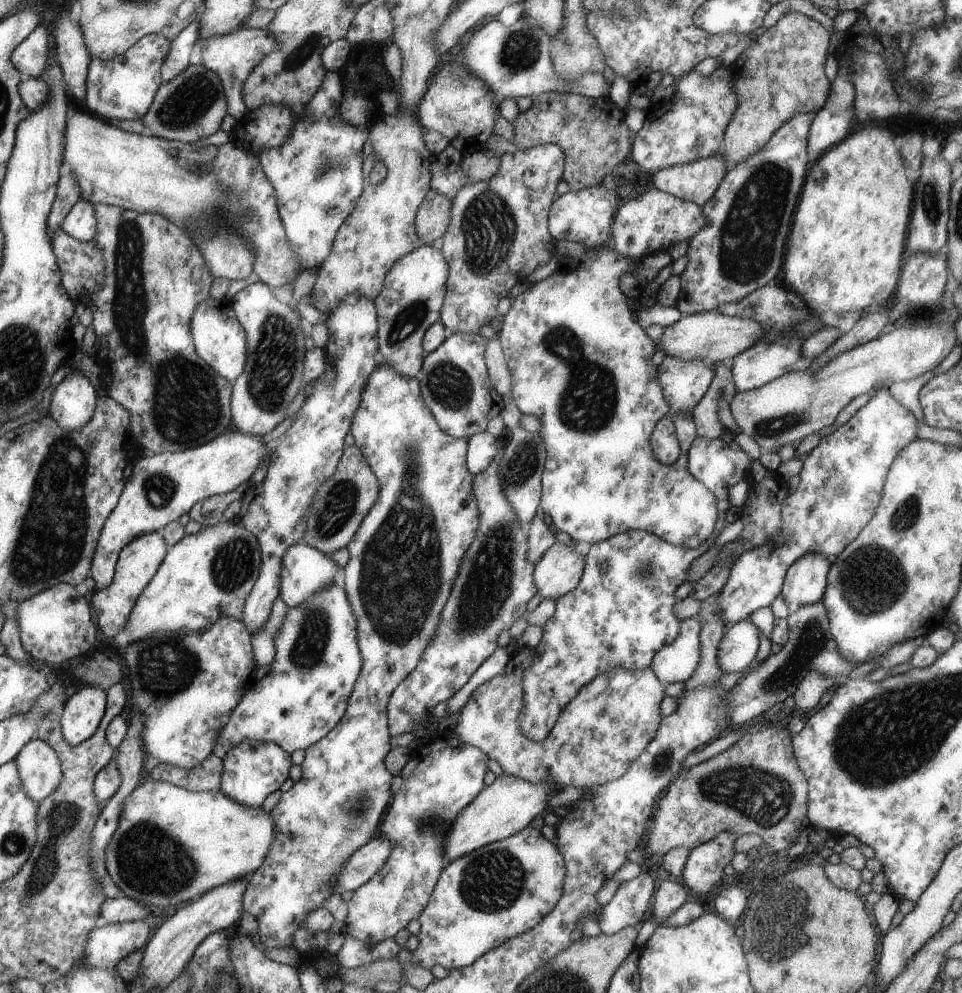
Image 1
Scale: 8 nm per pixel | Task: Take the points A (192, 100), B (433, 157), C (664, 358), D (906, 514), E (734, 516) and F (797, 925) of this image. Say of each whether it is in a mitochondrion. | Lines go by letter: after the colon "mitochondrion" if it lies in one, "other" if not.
A: mitochondrion
B: other
C: other
D: mitochondrion
E: other
F: mitochondrion

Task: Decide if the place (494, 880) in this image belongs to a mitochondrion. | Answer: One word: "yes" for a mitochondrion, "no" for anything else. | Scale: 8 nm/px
yes

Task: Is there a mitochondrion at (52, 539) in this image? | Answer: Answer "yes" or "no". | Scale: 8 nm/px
yes

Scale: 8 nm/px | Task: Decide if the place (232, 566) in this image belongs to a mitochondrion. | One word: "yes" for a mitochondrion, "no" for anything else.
yes

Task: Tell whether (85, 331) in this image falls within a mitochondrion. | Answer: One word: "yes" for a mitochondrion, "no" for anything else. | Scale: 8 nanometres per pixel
no

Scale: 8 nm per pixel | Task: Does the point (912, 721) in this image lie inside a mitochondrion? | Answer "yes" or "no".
yes

